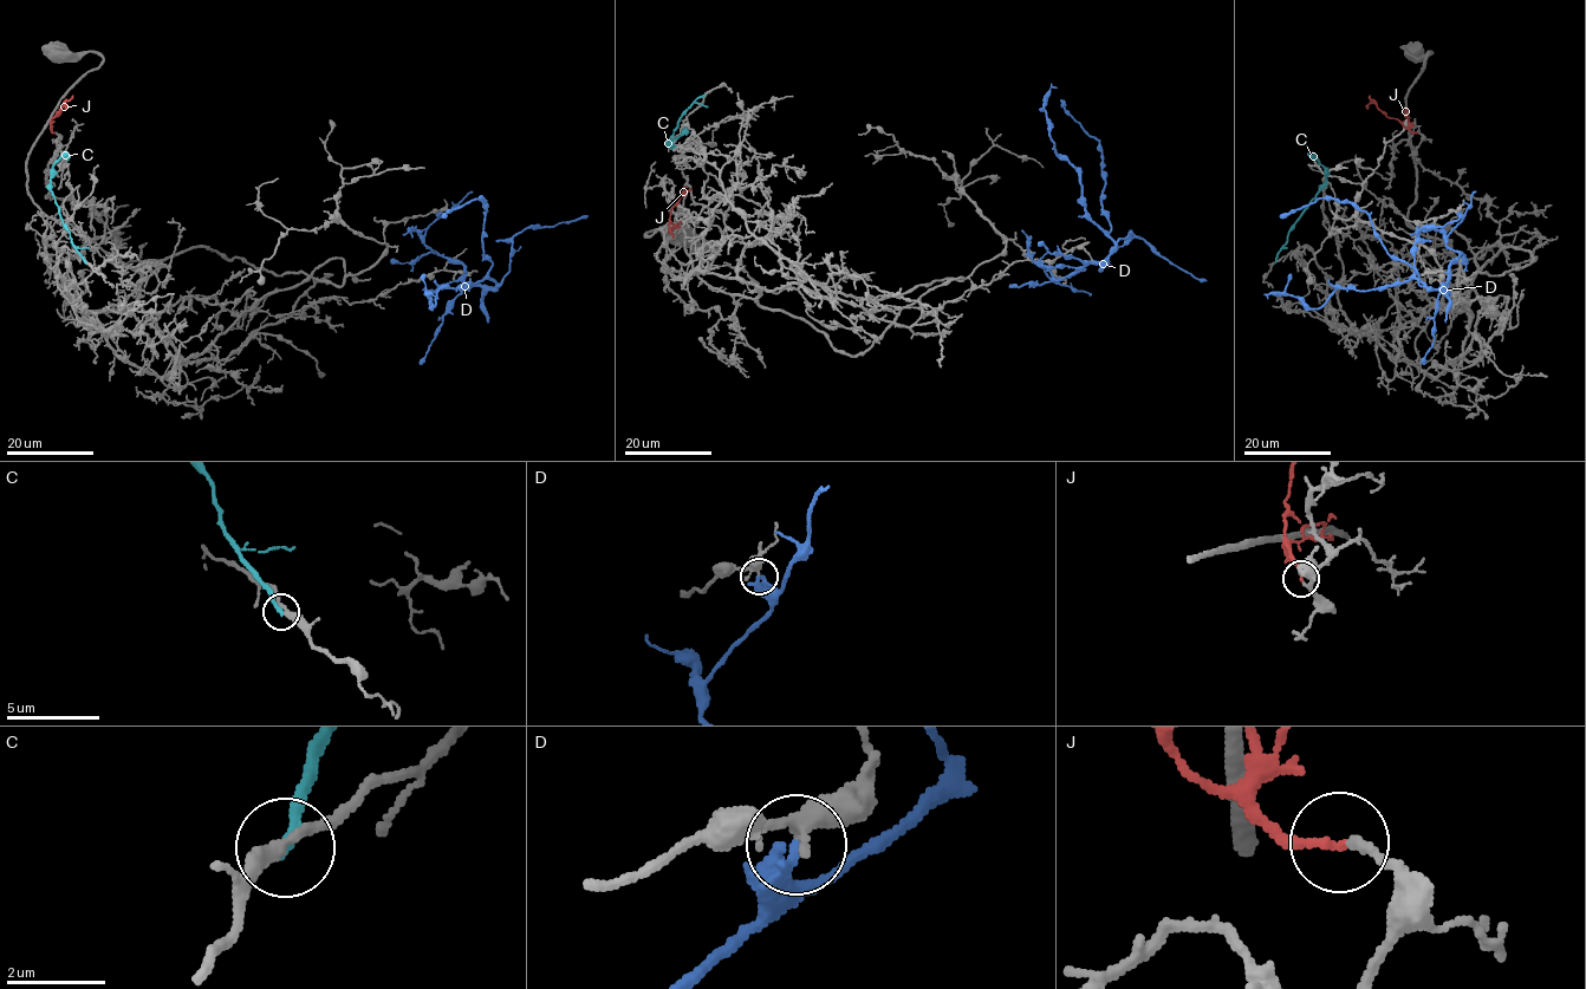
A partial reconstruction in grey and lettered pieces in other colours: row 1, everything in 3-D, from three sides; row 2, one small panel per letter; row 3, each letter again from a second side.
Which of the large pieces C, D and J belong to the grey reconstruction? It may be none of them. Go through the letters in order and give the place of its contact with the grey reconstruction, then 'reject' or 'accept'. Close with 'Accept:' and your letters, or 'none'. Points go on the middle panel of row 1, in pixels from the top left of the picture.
C: meets grey at (704, 95); reject
D: meets grey at (1059, 279); reject
J: meets grey at (673, 236); accept
Accept: J

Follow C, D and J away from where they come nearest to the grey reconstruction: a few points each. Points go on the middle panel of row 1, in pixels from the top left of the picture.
C: (704, 95), (681, 116), (669, 145), (686, 128)
D: (1059, 279), (1042, 266), (1061, 279), (1100, 262), (1115, 244), (1102, 208), (1099, 143), (1060, 99)
J: (673, 236), (671, 209), (690, 189)

